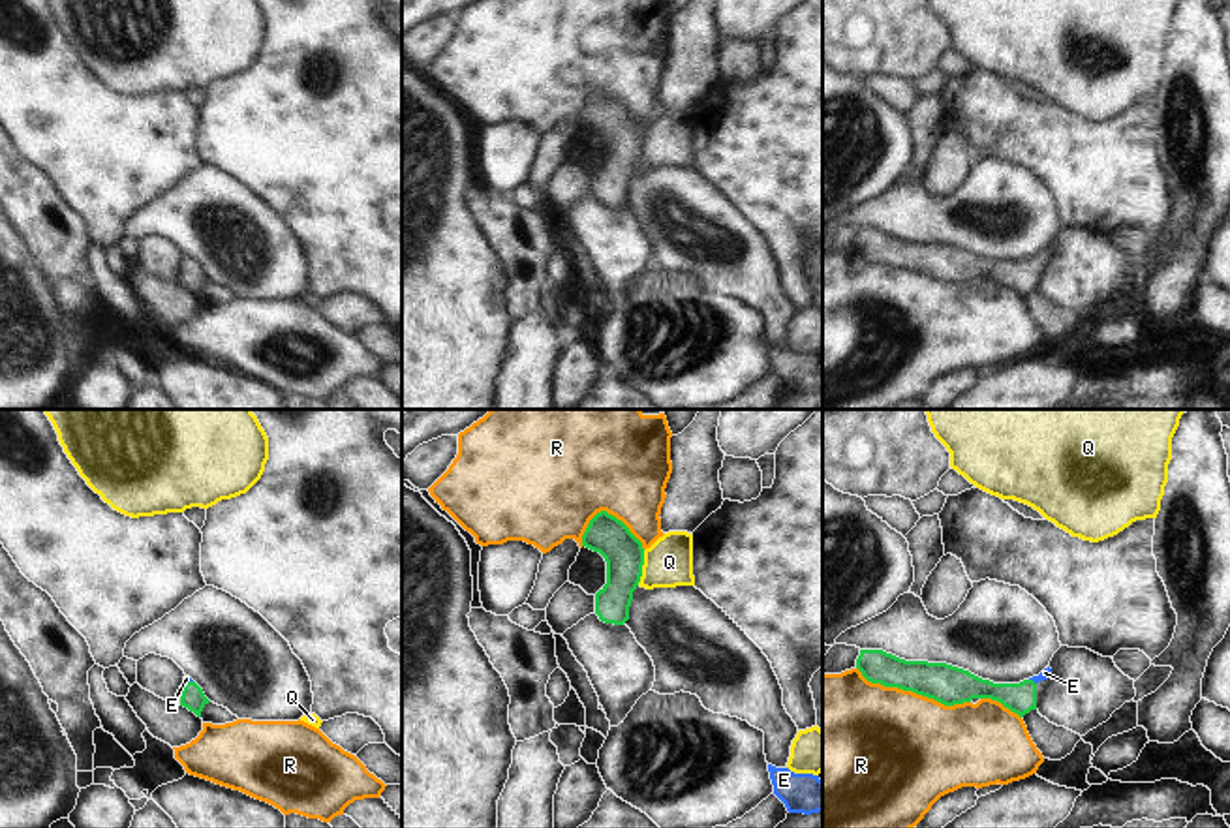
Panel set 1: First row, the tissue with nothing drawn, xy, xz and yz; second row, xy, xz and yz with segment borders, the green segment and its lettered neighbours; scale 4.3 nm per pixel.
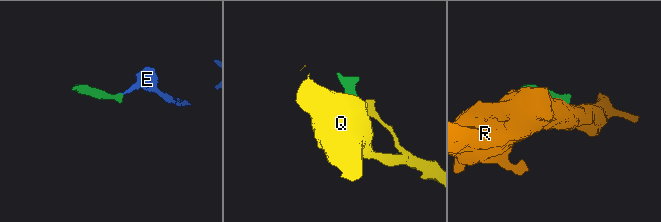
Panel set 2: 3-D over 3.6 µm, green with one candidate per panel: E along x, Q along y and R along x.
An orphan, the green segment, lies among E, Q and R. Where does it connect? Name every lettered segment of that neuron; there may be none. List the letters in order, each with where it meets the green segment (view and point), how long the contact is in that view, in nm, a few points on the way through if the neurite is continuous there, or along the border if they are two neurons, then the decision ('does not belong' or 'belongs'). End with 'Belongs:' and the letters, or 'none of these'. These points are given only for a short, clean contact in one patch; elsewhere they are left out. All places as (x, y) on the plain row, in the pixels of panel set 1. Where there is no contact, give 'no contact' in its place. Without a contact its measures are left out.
E: meets green in xy at (190, 261); contact 30 nm long; runs through xy (194, 278), (190, 261), (186, 258); belongs
Q: meets green in xz at (641, 147); contact 160 nm long; border along xz (645, 130), (637, 164); does not belong
R: meets green in yz at (913, 271); contact 500 nm long; does not belong
Belongs: E

